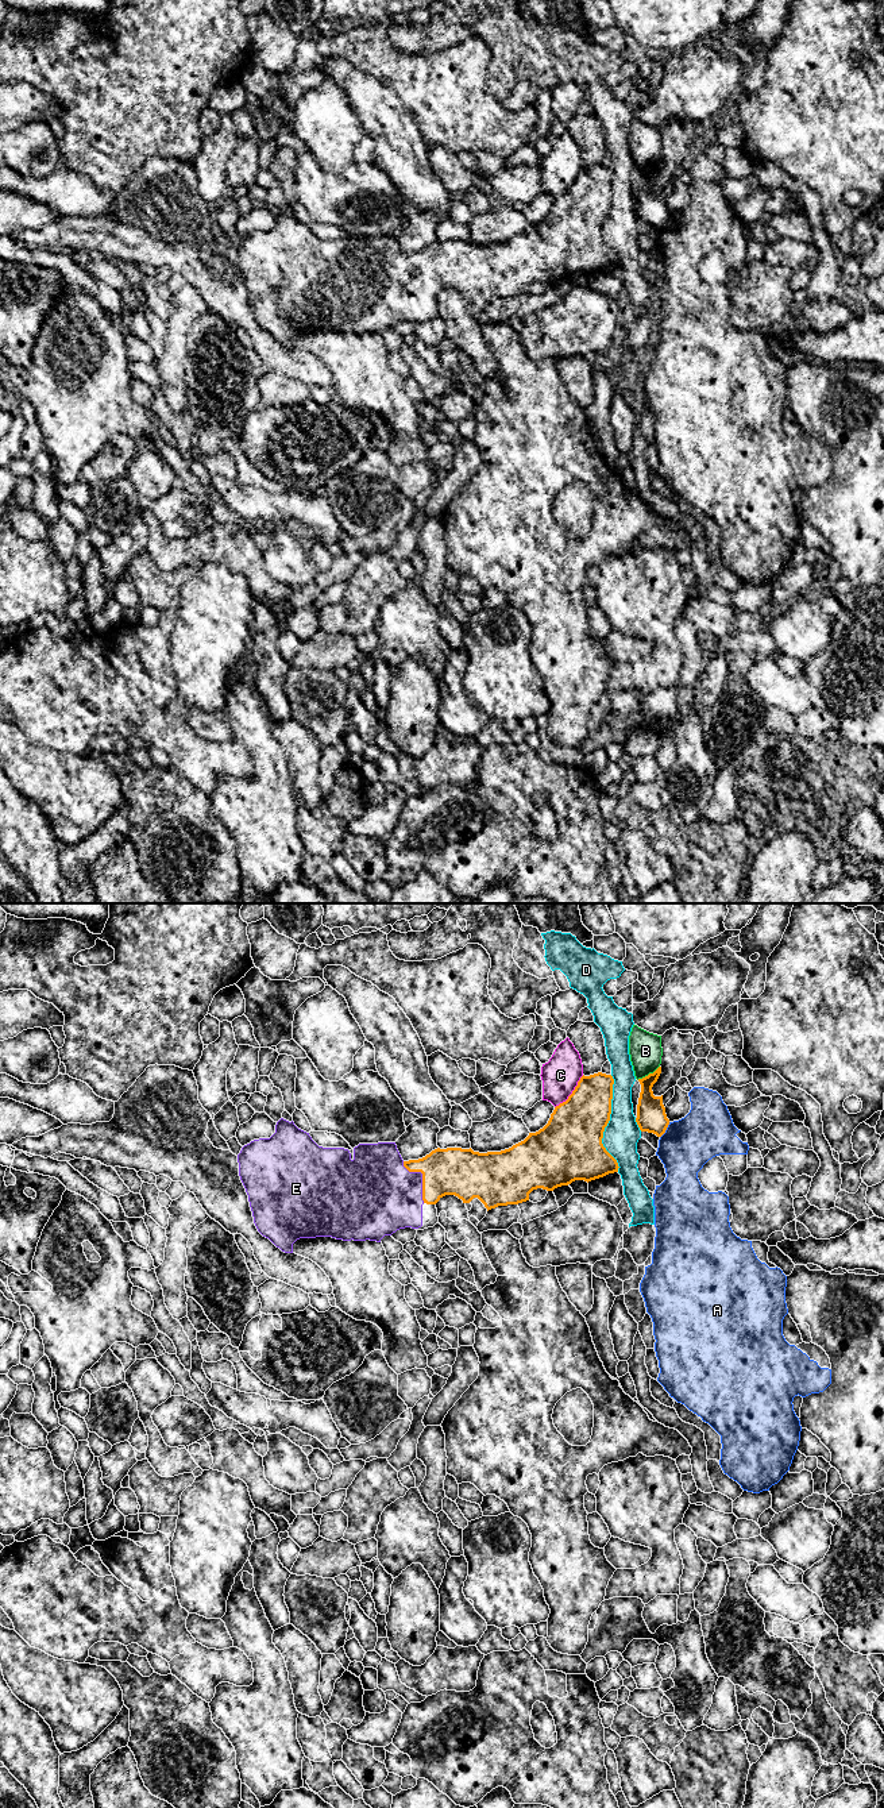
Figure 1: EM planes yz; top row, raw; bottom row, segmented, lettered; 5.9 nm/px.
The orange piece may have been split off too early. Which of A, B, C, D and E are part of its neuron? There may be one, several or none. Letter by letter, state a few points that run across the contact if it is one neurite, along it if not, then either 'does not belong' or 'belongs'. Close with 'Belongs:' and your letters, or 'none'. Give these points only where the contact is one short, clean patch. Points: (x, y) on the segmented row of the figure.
A: line yz (670, 1122), (660, 1137); does not belong
B: does not belong
C: does not belong
D: does not belong
E: belongs
Belongs: E

